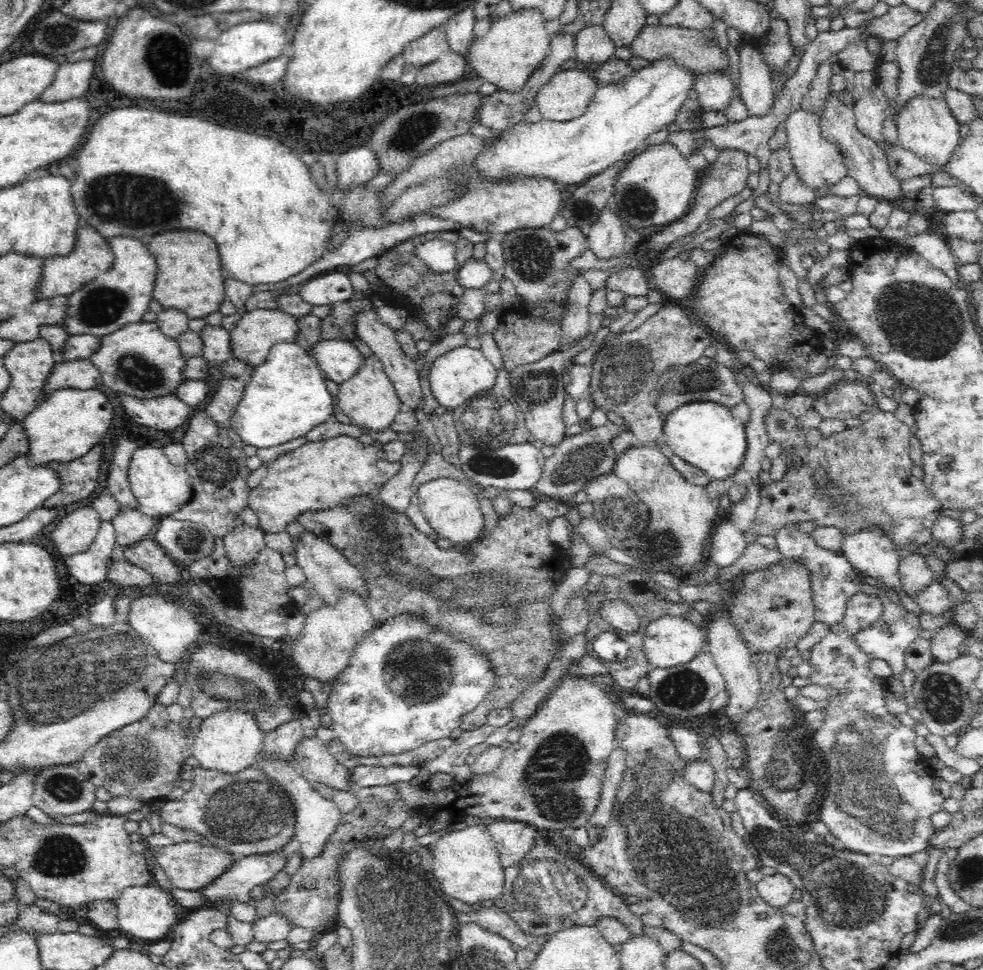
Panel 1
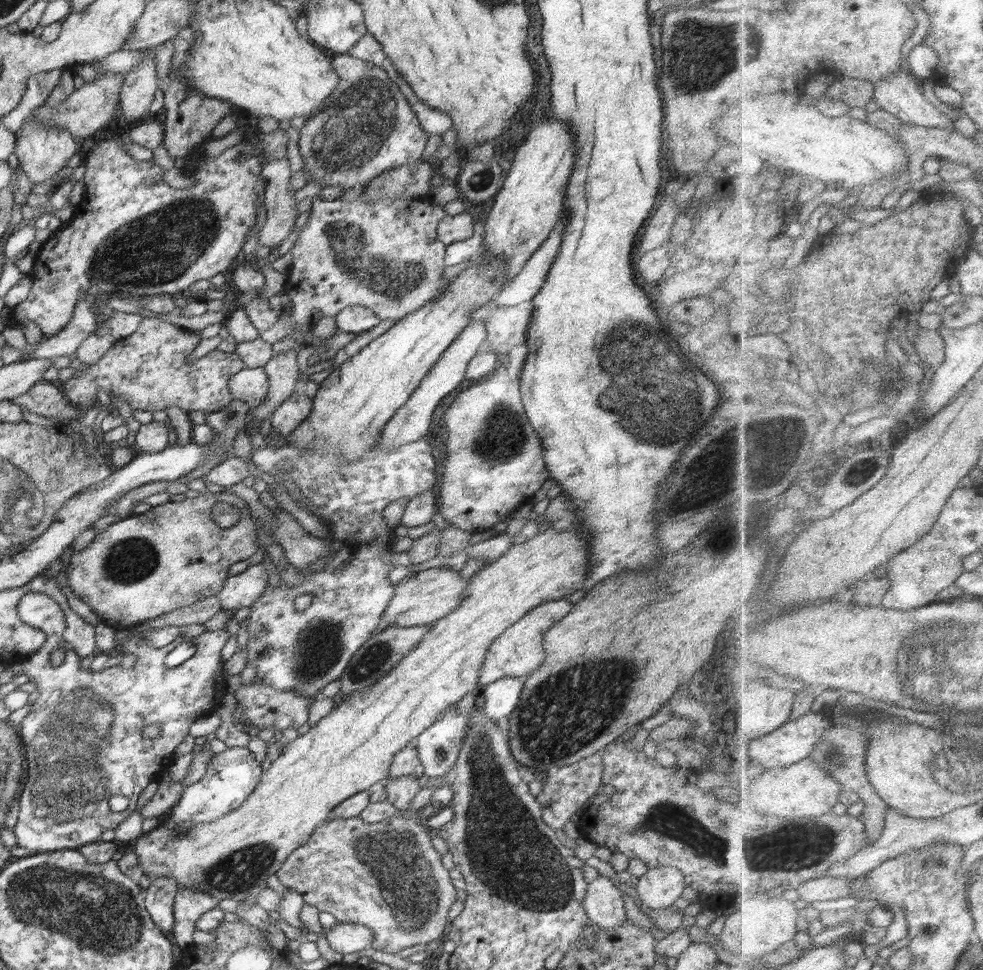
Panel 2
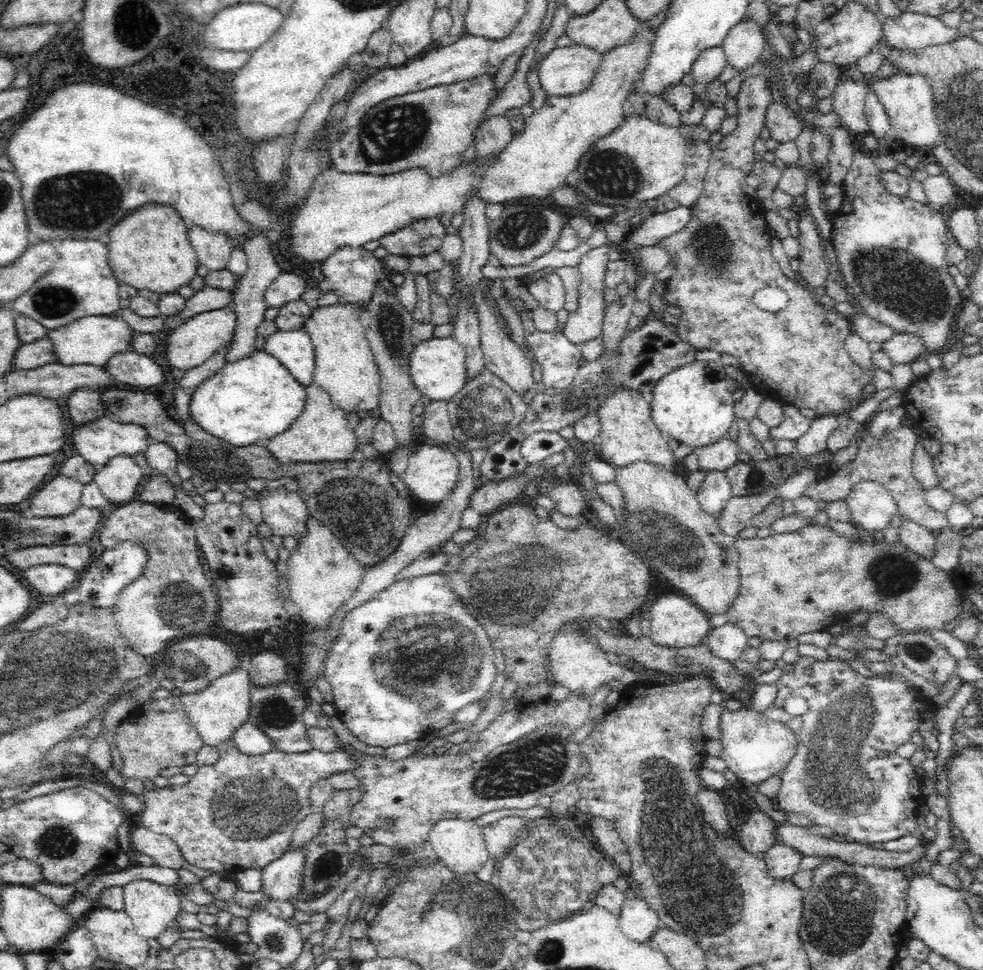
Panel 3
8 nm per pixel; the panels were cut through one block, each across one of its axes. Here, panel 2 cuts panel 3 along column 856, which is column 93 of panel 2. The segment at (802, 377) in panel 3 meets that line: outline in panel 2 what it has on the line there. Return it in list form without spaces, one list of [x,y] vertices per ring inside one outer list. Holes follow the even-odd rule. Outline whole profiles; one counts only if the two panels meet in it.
[[[144,317],[130,336],[117,339],[110,350],[96,364],[84,364],[86,366],[84,371],[77,370],[75,377],[61,382],[64,385],[62,392],[66,394],[66,399],[83,411],[92,407],[100,407],[101,403],[96,394],[98,394],[98,390],[105,390],[111,399],[114,396],[124,398],[133,410],[140,409],[154,413],[156,410],[175,406],[188,413],[192,411],[214,412],[224,408],[234,399],[228,388],[229,378],[246,366],[235,352],[229,353],[218,349],[212,350],[206,356],[189,363],[188,357],[202,338],[204,337],[200,330],[186,330],[182,326],[162,321],[162,319]]]

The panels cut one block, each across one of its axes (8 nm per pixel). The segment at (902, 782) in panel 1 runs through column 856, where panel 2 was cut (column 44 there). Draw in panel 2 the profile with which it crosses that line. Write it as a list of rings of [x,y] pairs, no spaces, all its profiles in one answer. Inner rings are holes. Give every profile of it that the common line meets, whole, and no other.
[[[27,592],[19,600],[17,611],[21,622],[46,634],[46,645],[18,662],[22,673],[30,677],[30,682],[36,683],[41,694],[17,728],[27,758],[24,766],[28,780],[22,782],[22,794],[15,802],[18,820],[13,831],[17,846],[32,852],[78,849],[100,840],[102,832],[115,830],[135,811],[136,802],[144,788],[166,774],[167,768],[176,758],[175,748],[188,736],[191,724],[197,718],[215,712],[227,696],[221,650],[231,638],[231,633],[226,629],[207,631],[194,639],[181,634],[171,644],[160,649],[150,647],[150,641],[142,633],[124,633],[132,638],[123,638],[122,646],[116,654],[133,654],[136,658],[135,665],[130,666],[130,669],[114,666],[92,672],[81,668],[81,658],[64,641],[65,616],[53,598],[47,594]],[[190,641],[196,647],[194,656],[176,668],[167,668],[164,664],[166,656],[178,645]],[[58,649],[65,653],[64,662],[60,666],[52,666],[50,655]],[[149,724],[160,727],[160,734],[156,738],[144,736],[144,729]]]

